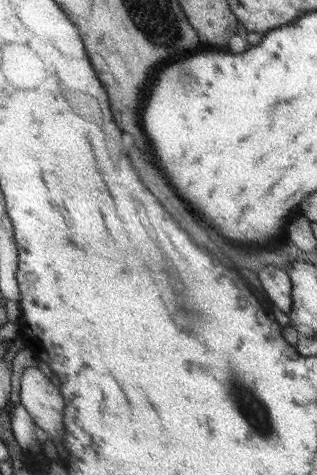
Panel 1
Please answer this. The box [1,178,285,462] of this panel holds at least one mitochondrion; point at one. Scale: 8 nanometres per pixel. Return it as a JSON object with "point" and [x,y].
{"point":[253,409]}

